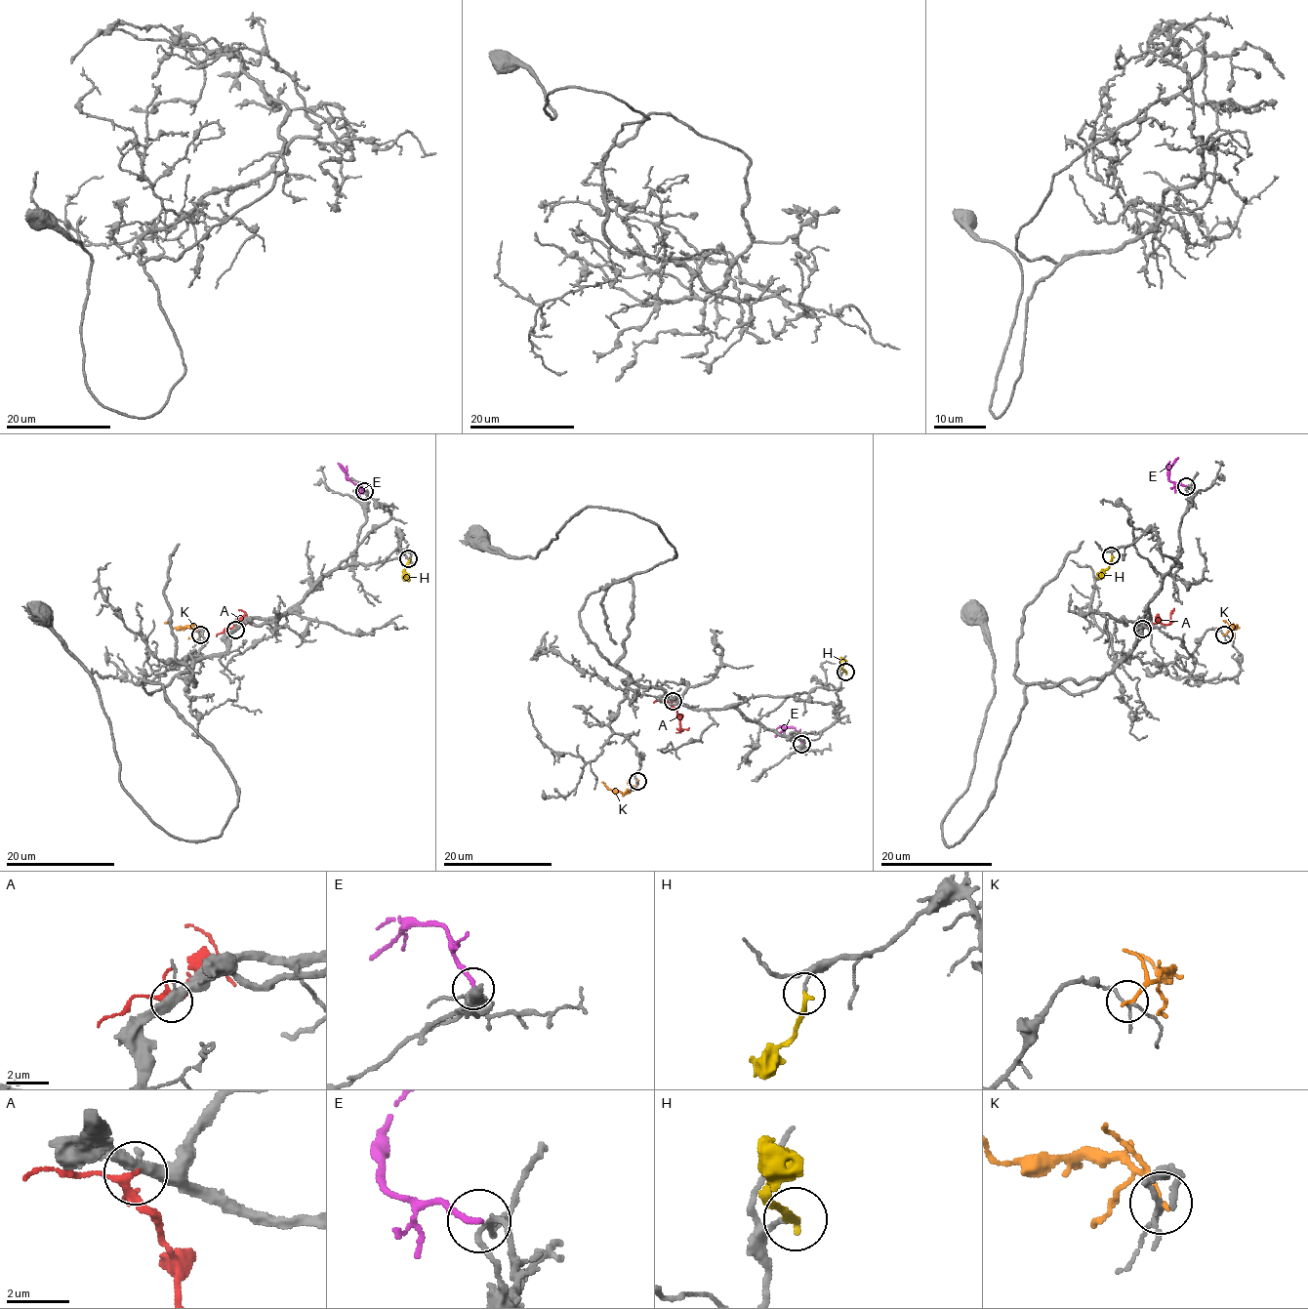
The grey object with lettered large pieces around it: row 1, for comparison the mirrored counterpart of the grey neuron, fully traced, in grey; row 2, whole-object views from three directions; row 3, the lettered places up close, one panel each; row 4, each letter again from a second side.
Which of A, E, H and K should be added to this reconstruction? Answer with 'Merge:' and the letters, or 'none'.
Merge: E

